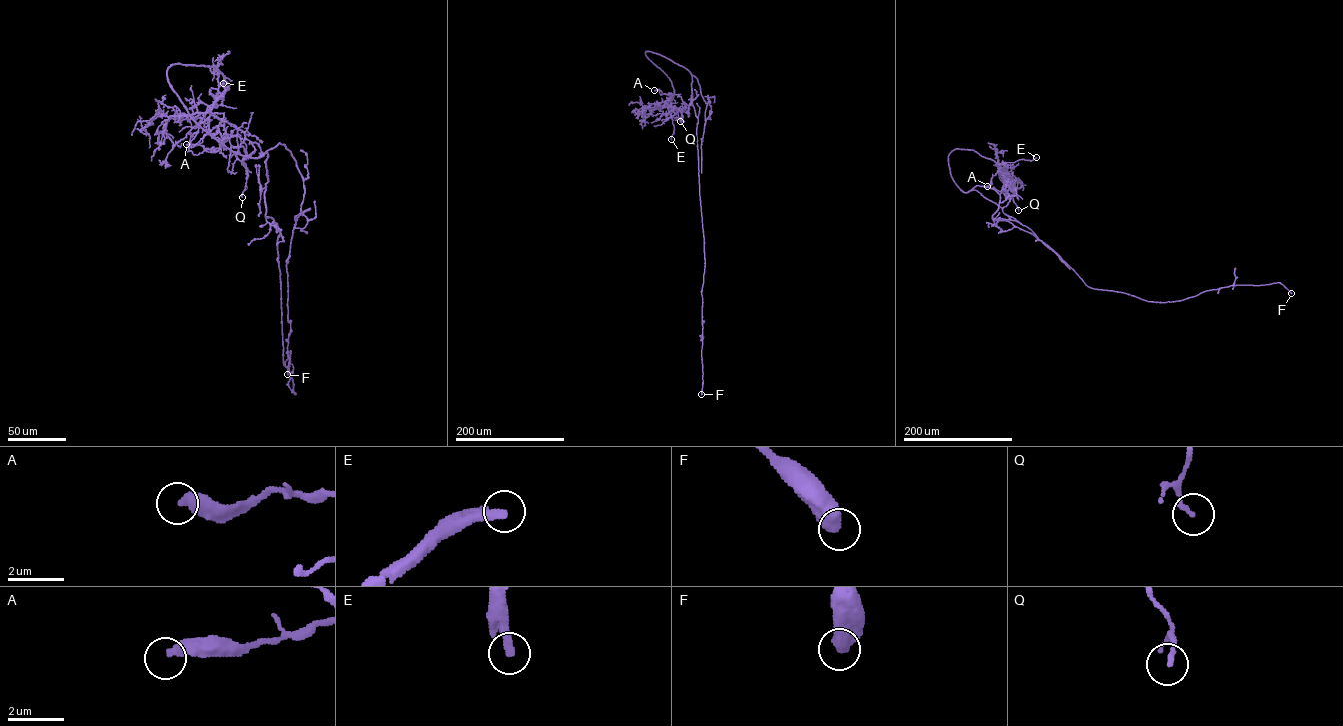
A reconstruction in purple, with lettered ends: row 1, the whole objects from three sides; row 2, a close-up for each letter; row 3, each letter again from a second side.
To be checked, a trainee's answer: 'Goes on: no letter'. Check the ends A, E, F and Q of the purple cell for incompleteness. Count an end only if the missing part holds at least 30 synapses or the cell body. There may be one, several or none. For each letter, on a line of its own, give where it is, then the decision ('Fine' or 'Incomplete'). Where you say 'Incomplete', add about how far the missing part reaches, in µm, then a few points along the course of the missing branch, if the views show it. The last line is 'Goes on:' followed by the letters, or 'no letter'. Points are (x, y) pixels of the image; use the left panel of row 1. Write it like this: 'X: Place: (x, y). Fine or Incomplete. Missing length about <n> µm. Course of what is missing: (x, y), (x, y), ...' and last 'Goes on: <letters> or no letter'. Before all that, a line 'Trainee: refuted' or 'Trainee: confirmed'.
Trainee: confirmed
A: Place: (186, 144). Fine
E: Place: (223, 83). Fine
F: Place: (287, 374). Fine
Q: Place: (242, 197). Fine
Goes on: no letter

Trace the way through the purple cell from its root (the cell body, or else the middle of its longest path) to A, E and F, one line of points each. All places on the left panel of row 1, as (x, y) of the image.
A: (277, 242), (267, 152), (217, 141), (167, 77), (213, 66), (229, 86), (210, 111), (224, 117), (186, 144)
E: (277, 242), (267, 152), (241, 155), (207, 133), (167, 70), (213, 66), (229, 85), (220, 98), (223, 83)
F: (277, 242), (283, 362), (292, 379), (295, 394), (288, 384), (290, 361), (287, 356), (290, 351), (287, 374)

